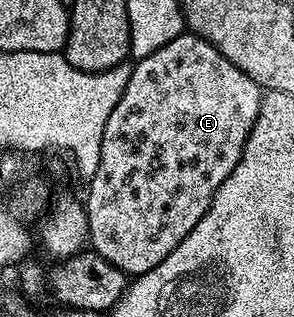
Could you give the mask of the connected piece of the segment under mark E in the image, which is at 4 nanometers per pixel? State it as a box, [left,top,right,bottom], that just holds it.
[86,32,262,276]

